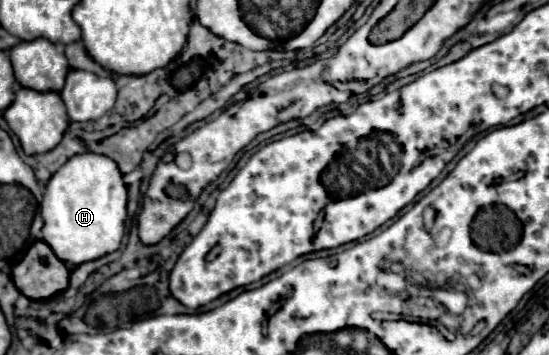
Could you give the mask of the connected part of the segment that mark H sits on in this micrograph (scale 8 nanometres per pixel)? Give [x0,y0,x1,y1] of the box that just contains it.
[42,152,126,264]

